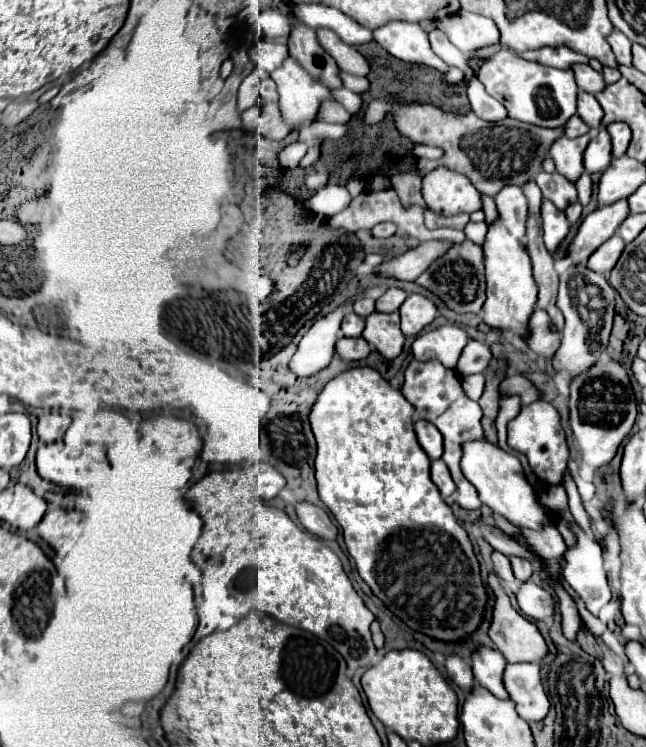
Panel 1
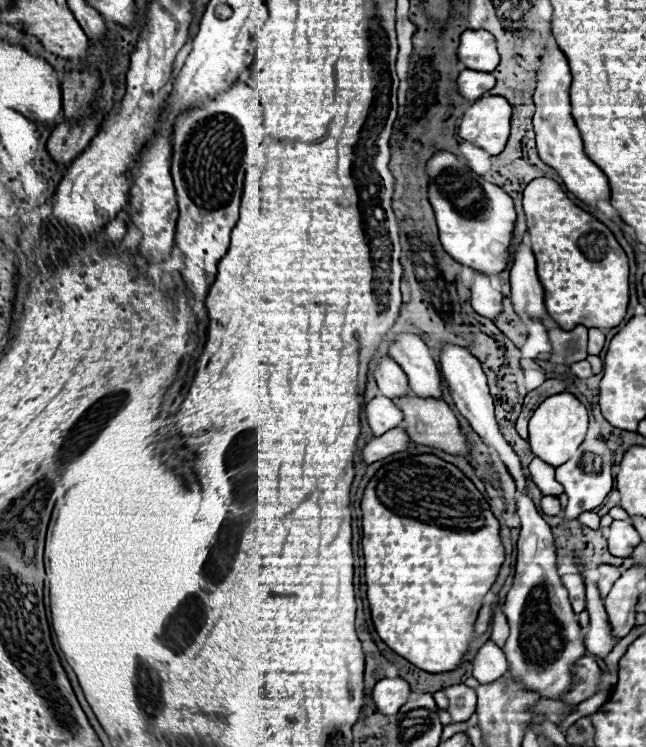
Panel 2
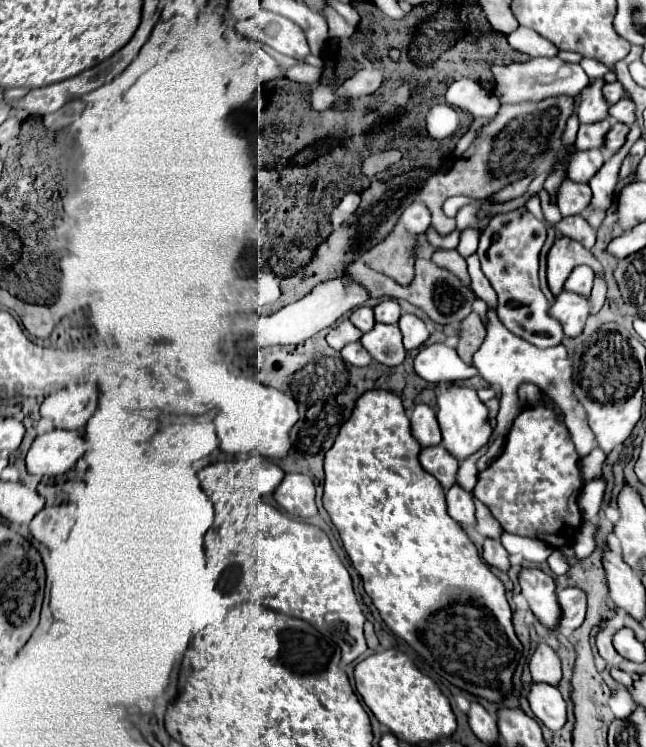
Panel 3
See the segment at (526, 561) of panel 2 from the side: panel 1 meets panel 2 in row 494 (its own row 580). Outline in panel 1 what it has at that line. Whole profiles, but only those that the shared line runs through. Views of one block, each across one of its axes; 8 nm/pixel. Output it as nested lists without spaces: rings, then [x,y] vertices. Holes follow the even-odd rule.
[[[512,556],[512,558],[510,558],[510,562],[512,562],[514,576],[516,576],[520,582],[526,582],[526,580],[530,580],[530,576],[532,576],[532,566],[530,566],[526,560]]]

